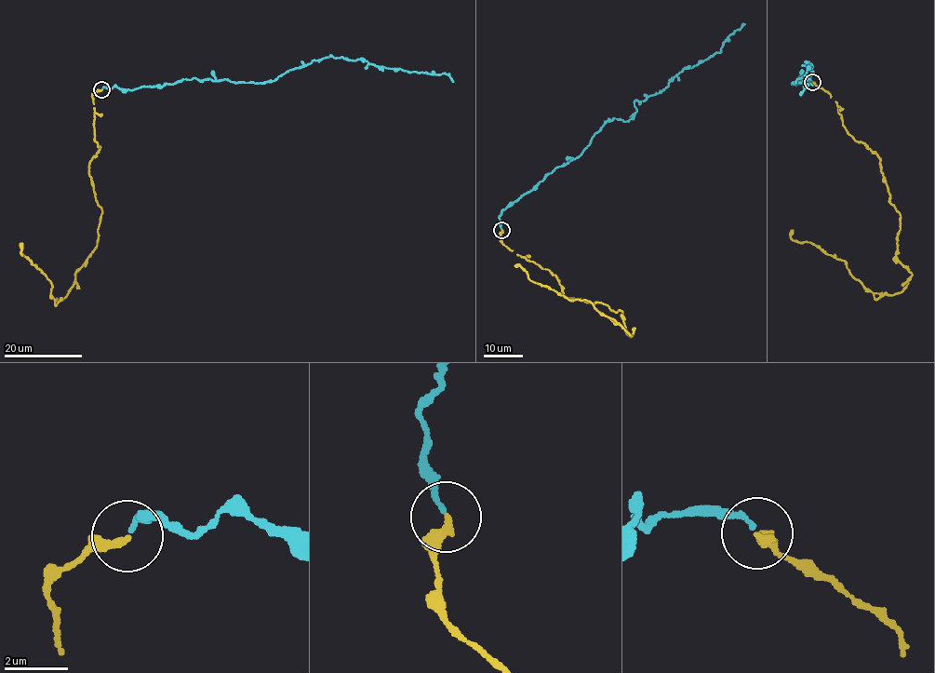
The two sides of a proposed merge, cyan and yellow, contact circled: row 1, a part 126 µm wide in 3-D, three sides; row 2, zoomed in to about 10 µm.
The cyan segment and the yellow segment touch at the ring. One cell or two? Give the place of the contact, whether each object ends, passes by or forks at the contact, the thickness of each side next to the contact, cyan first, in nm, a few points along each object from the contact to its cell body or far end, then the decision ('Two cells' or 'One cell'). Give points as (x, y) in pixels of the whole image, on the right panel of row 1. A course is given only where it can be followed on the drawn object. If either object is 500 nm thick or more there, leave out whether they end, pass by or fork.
Place: (812, 82). At the ring cyan ends. At the ring yellow ends. Thickness 140 nm (cyan) against 300 nm. Course of cyan: (812, 81), (793, 85), (813, 73), (803, 65), (812, 65), (812, 84), (799, 95). Course of yellow: (813, 83), (880, 159), (910, 279), (893, 295), (874, 293), (794, 229). One cell

